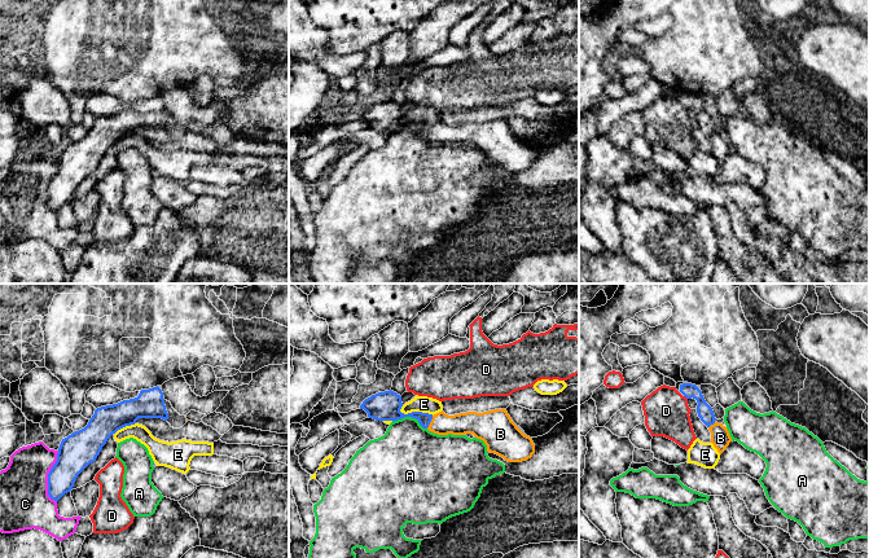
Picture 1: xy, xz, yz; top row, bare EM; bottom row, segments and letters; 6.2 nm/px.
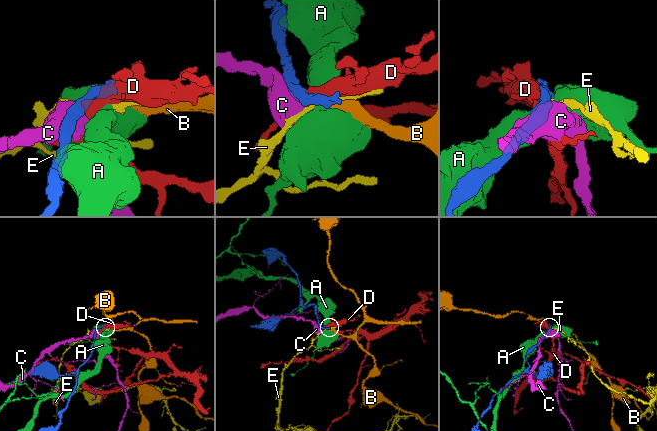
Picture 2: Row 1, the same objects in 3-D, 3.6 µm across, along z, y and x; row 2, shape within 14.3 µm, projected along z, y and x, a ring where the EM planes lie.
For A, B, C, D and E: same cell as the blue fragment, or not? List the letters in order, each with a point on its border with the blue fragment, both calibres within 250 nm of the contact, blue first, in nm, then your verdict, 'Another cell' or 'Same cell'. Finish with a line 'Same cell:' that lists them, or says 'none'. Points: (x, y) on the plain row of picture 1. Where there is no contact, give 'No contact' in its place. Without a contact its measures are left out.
A: Touches blue at xz (409, 126). Thickness 180 nm (blue) against 400 nm. Another cell
B: Touches blue at xz (430, 131). Thickness 110 nm (blue) against 140 nm. Same cell
C: Touches blue at xy (48, 187). Thickness 220 nm (blue) against 320 nm. Another cell
D: Touches blue at yz (685, 106). Thickness 100 nm (blue) against 280 nm. Another cell
E: Touches blue at xz (416, 122). Thickness 180 nm (blue) against 100 nm. Another cell
Same cell: B

